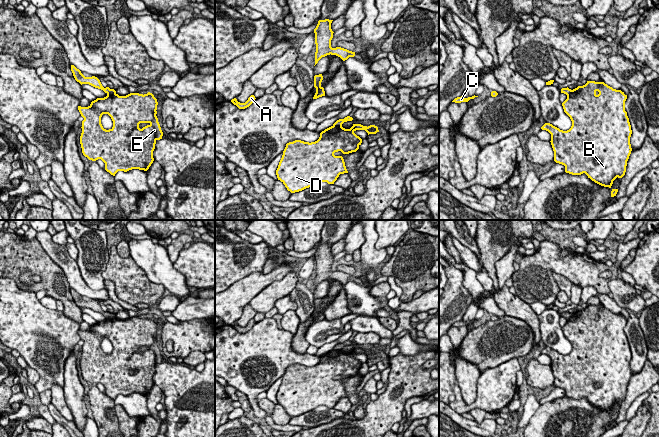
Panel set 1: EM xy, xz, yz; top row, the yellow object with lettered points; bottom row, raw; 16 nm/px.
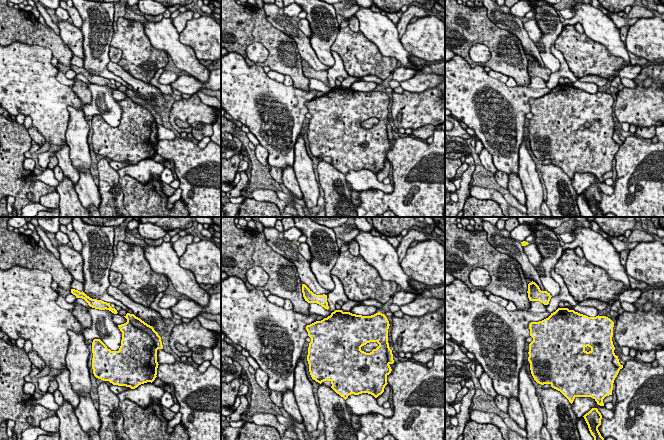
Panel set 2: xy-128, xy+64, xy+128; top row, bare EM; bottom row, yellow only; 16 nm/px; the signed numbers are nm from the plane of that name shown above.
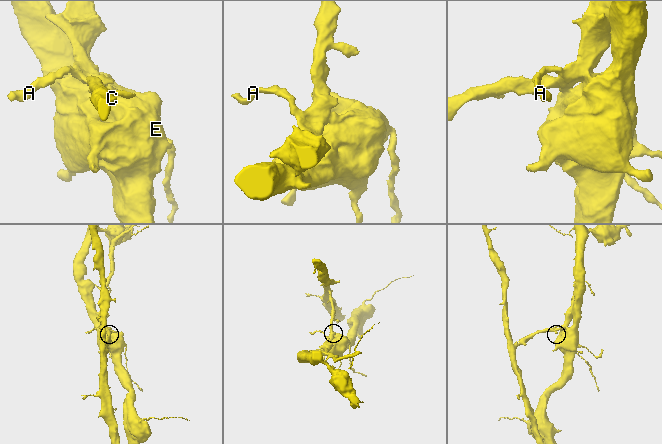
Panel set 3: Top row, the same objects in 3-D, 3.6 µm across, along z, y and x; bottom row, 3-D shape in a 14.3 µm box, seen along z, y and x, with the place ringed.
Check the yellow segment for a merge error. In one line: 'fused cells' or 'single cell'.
fused cells

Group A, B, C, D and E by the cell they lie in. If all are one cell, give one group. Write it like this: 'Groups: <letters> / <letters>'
Groups: A C / B D E

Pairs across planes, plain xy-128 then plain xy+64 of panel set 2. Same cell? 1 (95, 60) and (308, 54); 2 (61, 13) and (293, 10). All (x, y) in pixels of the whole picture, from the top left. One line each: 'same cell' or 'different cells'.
1: different cells
2: same cell

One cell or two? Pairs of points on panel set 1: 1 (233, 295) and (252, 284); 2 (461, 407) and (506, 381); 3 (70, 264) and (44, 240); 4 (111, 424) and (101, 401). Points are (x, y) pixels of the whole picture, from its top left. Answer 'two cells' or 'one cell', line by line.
1: one cell
2: one cell
3: one cell
4: one cell

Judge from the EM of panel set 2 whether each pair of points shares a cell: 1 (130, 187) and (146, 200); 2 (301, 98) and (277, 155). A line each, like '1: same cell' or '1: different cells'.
1: same cell
2: same cell

